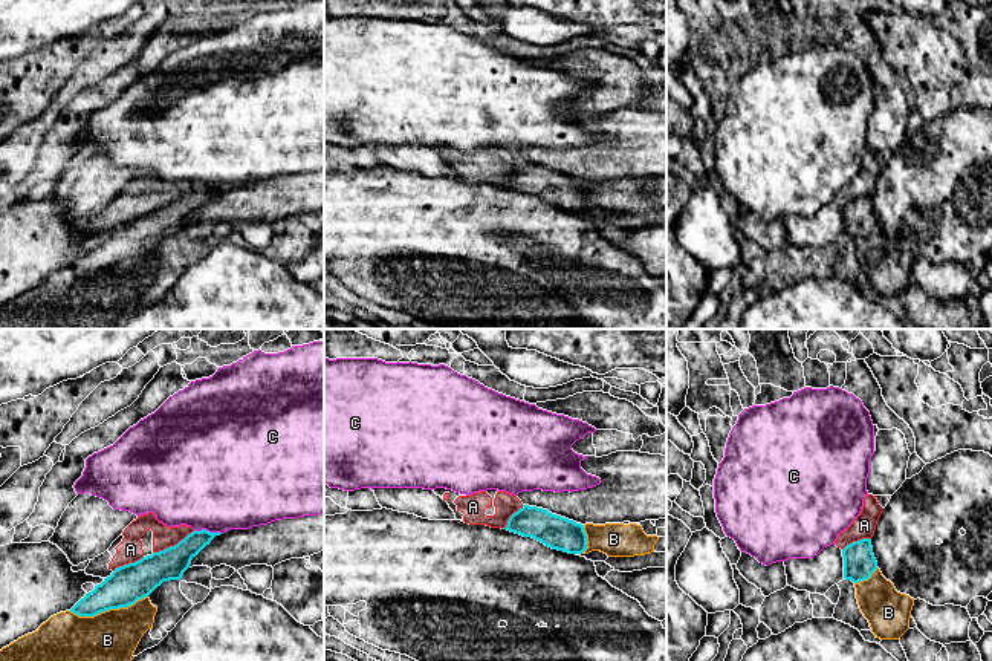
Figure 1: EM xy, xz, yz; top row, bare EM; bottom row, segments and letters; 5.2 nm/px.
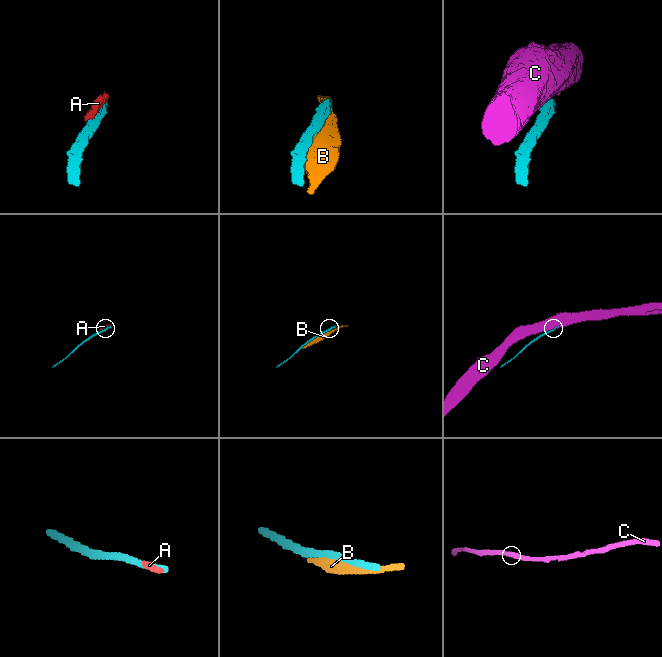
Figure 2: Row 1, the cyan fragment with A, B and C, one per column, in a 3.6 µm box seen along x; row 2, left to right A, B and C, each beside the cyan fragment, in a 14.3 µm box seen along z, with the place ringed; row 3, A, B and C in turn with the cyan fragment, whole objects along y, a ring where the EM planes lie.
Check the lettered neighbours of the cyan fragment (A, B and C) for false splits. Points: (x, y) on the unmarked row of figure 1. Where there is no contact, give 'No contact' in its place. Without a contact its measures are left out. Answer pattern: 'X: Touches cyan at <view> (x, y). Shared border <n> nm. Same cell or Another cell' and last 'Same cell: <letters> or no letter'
A: Touches cyan at xy (175, 202). Shared border 240 nm. Another cell
B: Touches cyan at xy (107, 267). Shared border 420 nm. Another cell
C: Touches cyan at xy (208, 188). Shared border 150 nm. Another cell
Same cell: no letter

